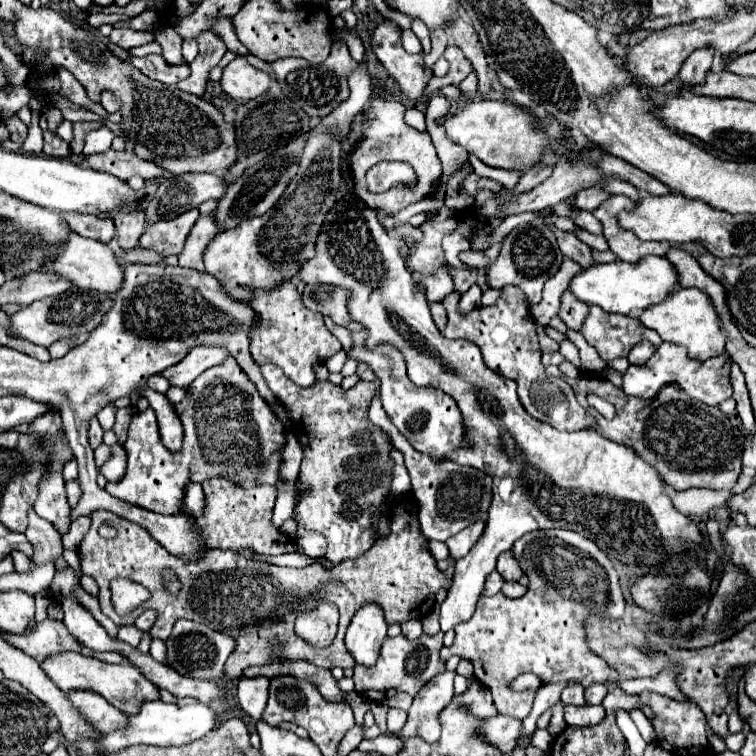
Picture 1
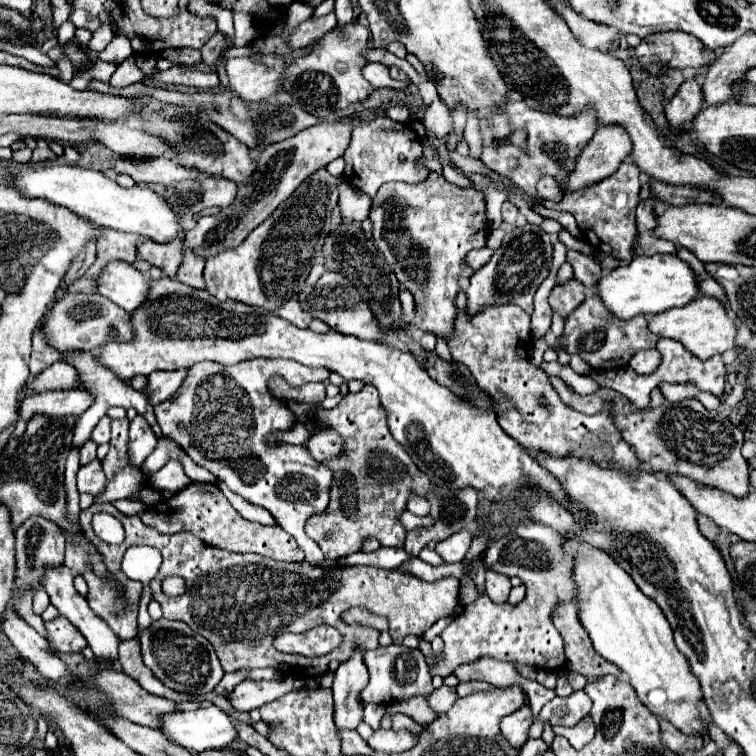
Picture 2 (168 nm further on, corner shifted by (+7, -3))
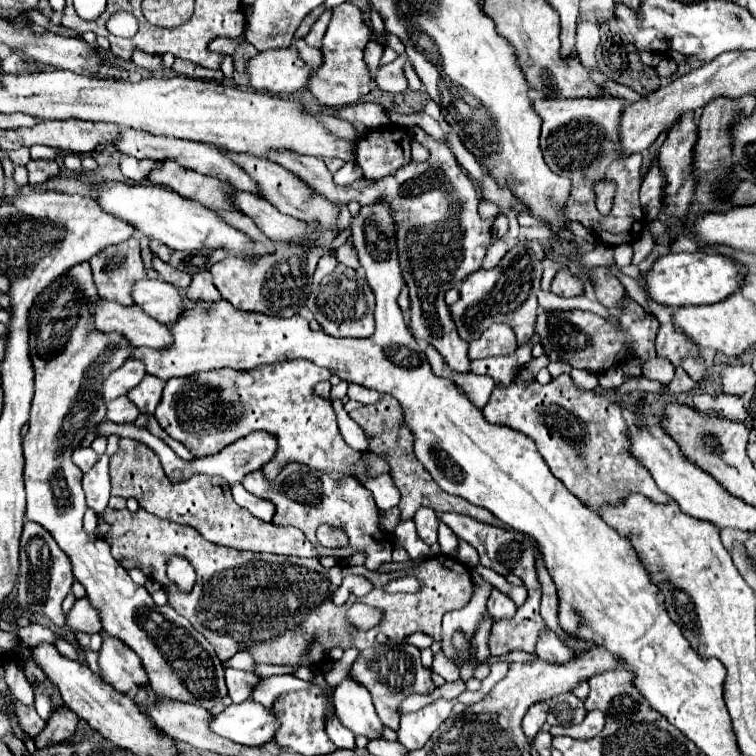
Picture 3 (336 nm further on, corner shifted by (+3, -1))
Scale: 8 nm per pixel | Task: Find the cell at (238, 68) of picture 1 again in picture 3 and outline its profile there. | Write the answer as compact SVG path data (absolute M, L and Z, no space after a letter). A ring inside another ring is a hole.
M294 49L260 51L246 65L248 87L260 93L290 95L304 89L312 69L298 57Z

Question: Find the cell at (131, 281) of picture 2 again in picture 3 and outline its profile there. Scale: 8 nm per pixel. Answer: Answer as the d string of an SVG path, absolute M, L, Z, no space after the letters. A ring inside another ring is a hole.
M140 279L132 285L134 303L160 323L174 323L184 309L180 291L160 279Z

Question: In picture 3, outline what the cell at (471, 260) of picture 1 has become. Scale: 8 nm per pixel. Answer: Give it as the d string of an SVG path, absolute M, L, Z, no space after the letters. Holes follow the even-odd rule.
M496 239L496 241L488 247L488 253L486 253L484 261L482 261L482 267L484 267L484 269L496 267L498 261L506 255L506 251L508 251L508 245L506 245L502 239Z

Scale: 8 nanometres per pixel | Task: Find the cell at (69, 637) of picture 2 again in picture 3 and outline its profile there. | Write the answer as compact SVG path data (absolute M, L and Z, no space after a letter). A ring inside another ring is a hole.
M78 599L70 613L66 615L66 627L70 633L100 633L102 625L98 619L96 609L90 605L88 599Z

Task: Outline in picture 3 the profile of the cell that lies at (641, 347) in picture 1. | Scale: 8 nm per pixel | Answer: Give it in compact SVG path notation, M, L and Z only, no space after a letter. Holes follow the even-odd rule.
M654 357L652 361L642 363L642 375L660 383L670 383L674 377L674 365L666 357Z

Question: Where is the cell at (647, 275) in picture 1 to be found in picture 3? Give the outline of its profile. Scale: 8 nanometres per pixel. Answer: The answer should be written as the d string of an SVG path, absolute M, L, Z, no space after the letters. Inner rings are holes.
M704 251L696 253L668 253L654 261L650 271L642 273L640 285L648 299L668 305L668 307L686 307L686 305L708 305L722 301L736 289L740 289L744 273L722 255L708 255Z

